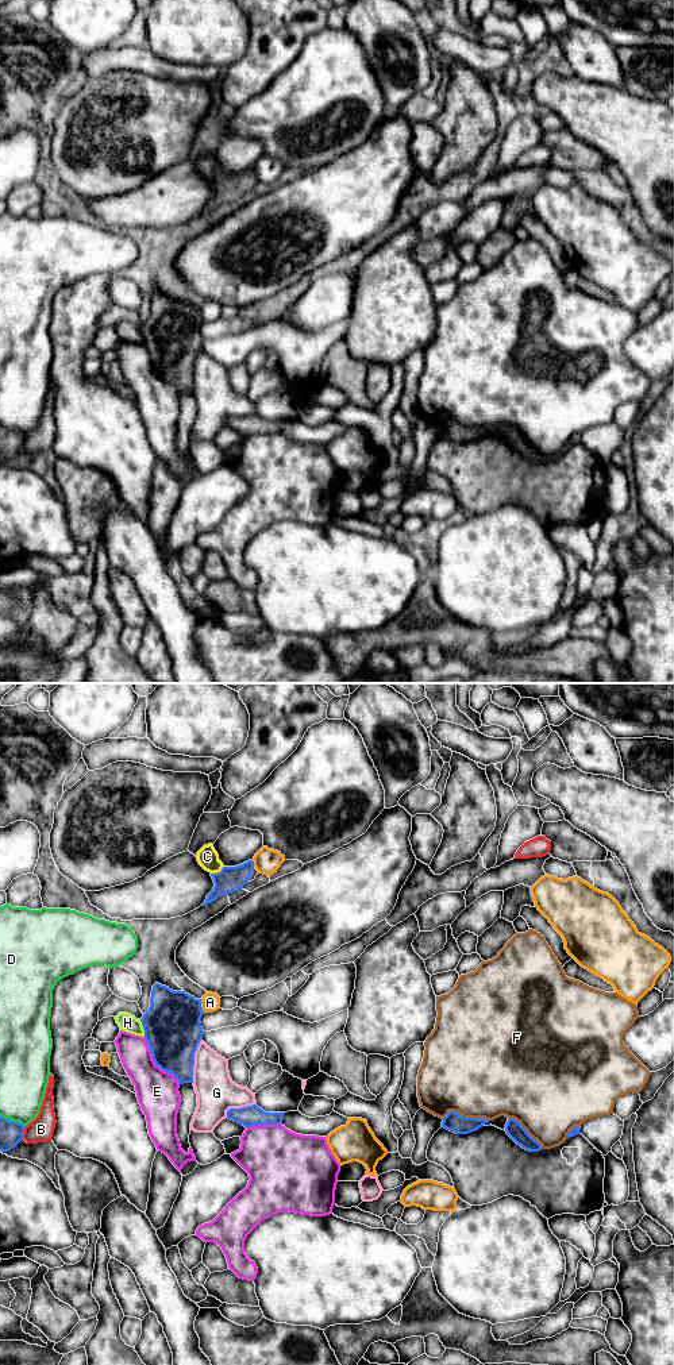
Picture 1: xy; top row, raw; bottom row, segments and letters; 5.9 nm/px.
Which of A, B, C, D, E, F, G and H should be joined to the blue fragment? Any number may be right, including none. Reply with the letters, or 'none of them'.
C

